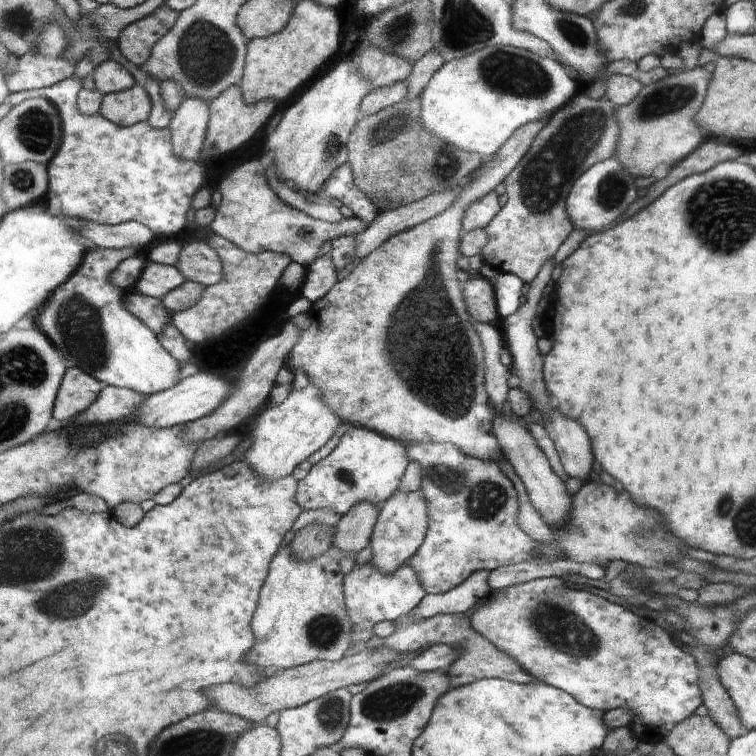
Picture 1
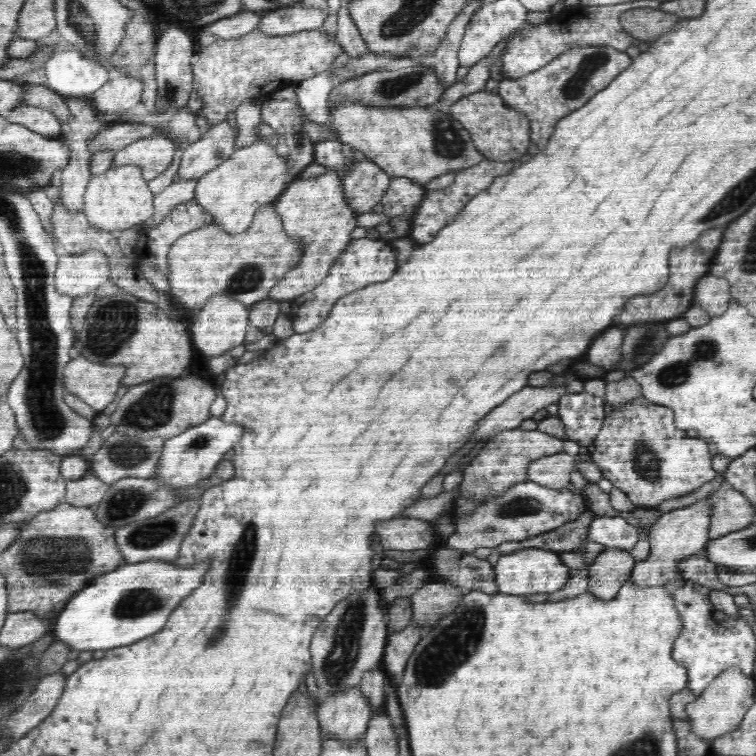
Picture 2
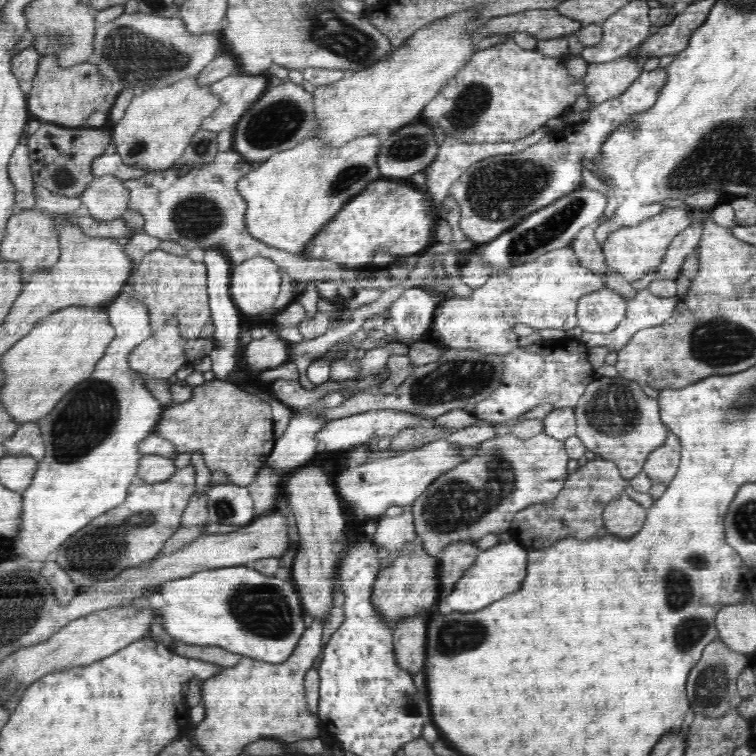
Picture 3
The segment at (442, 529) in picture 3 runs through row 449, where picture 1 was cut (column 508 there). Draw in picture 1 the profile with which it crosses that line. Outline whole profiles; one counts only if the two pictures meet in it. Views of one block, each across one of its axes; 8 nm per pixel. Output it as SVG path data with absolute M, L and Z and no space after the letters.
M448 443L407 444L406 458L418 462L422 470L421 487L430 512L429 532L424 544L411 557L418 582L428 594L442 594L460 585L478 570L522 562L540 563L540 543L530 538L518 524L517 489L496 462L486 462L462 454Z

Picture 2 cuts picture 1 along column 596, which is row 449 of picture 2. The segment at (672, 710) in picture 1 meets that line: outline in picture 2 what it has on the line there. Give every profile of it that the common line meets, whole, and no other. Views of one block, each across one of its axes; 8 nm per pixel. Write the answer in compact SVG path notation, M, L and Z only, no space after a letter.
M636 395L634 399L614 408L604 418L593 444L595 451L590 455L594 464L602 470L603 478L610 480L614 487L626 493L626 497L636 507L643 509L655 509L665 501L684 497L704 483L712 482L717 475L708 443L696 437L688 437L685 430L675 425L671 408L651 403L643 395Z

